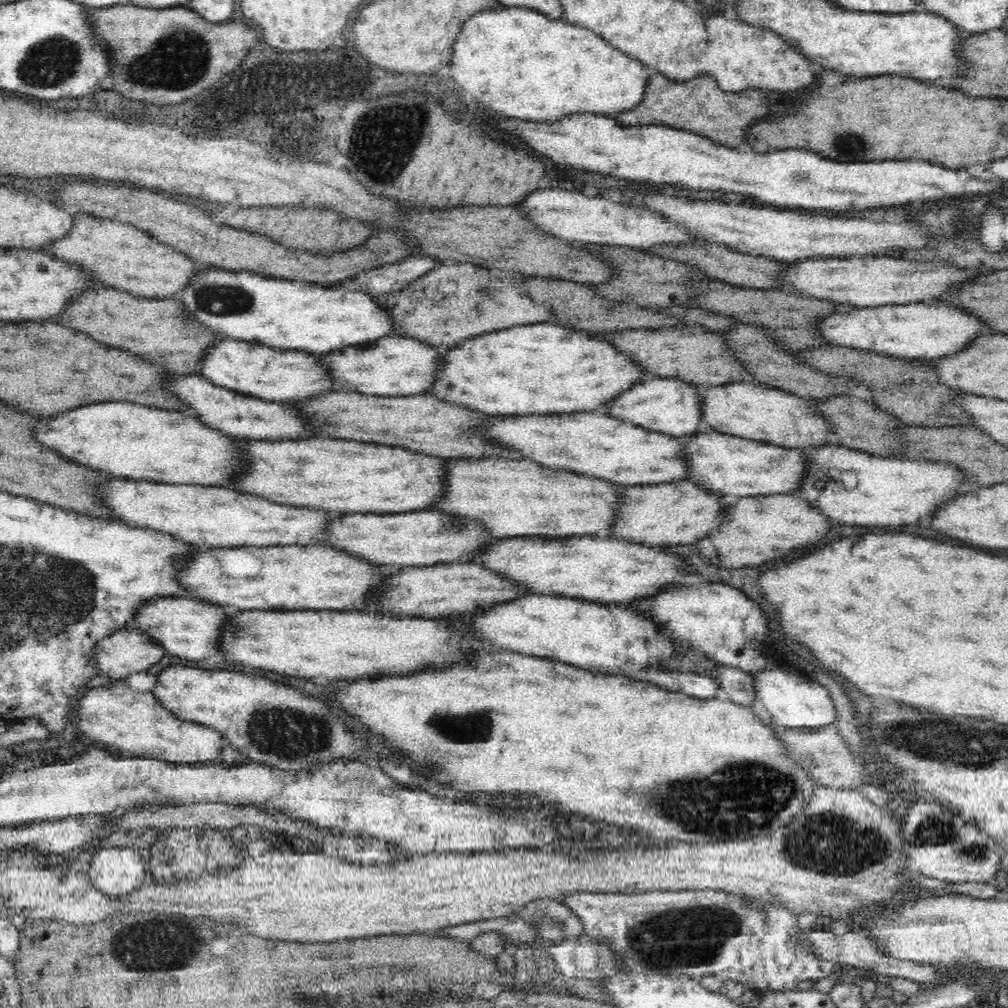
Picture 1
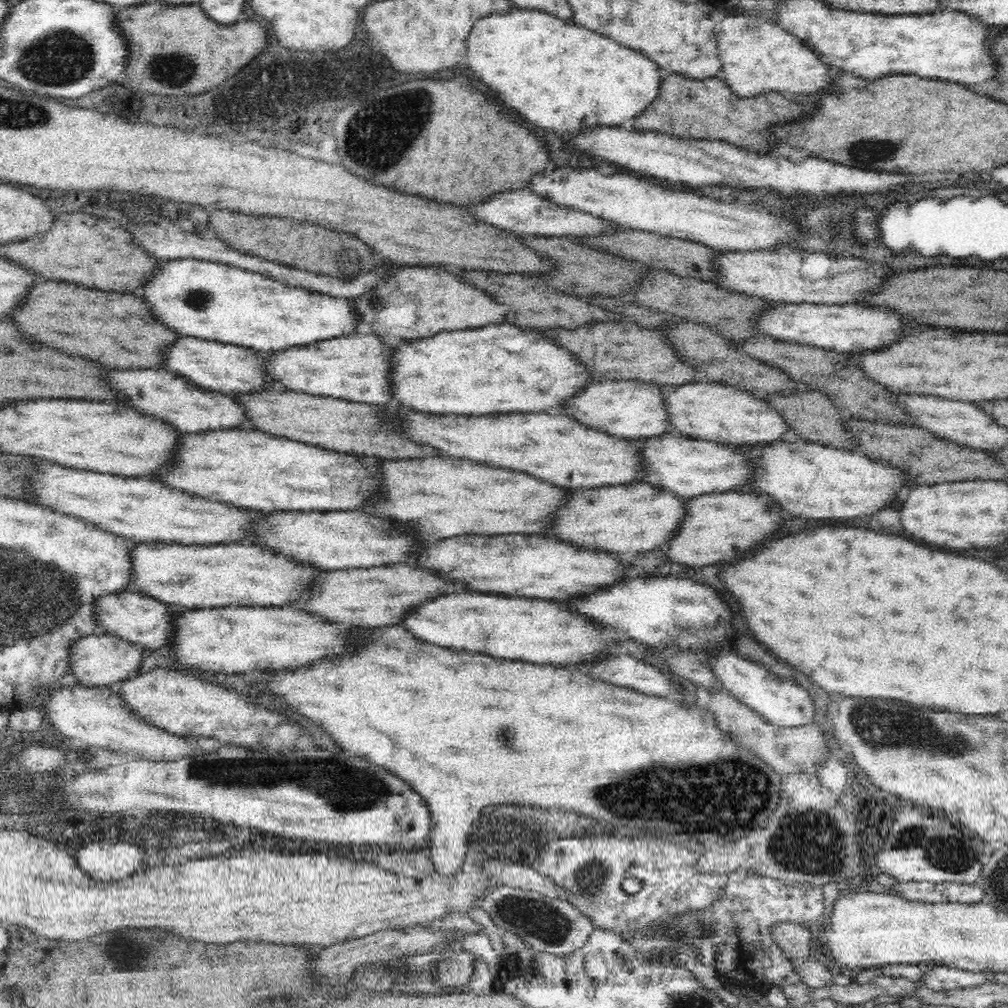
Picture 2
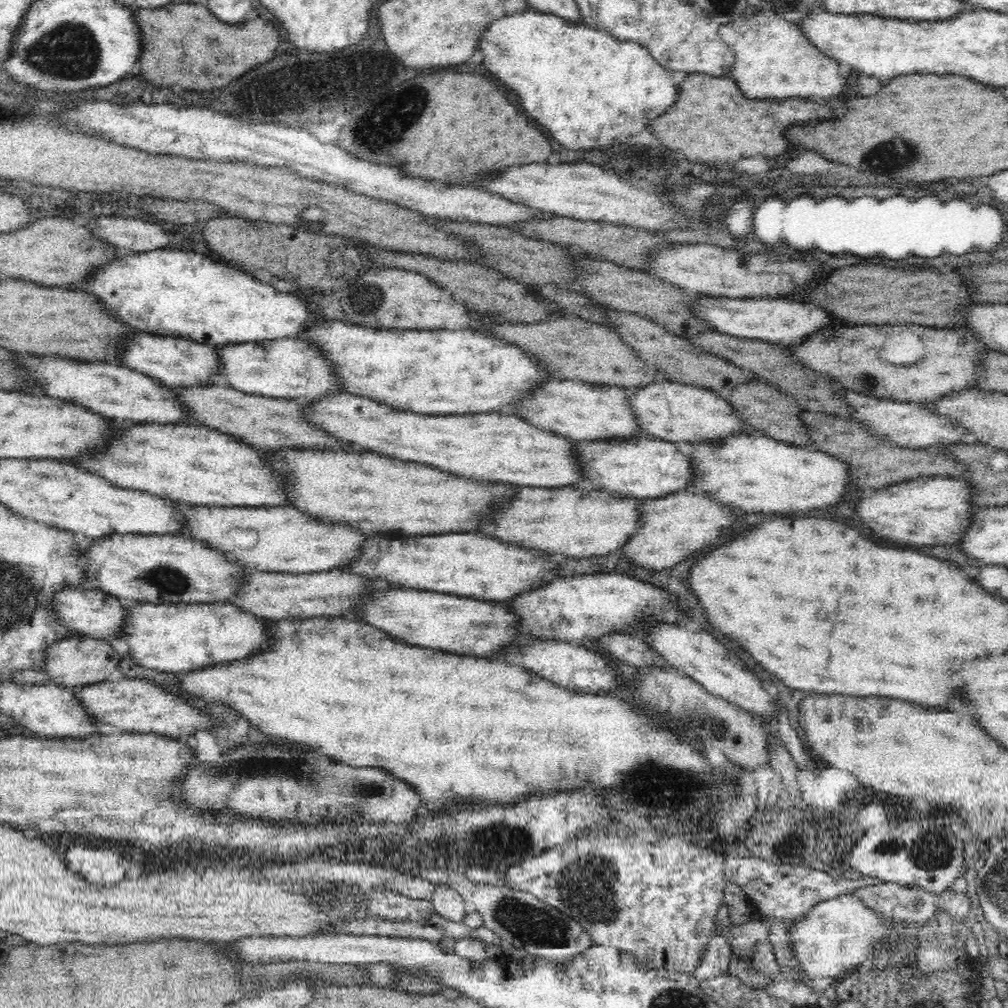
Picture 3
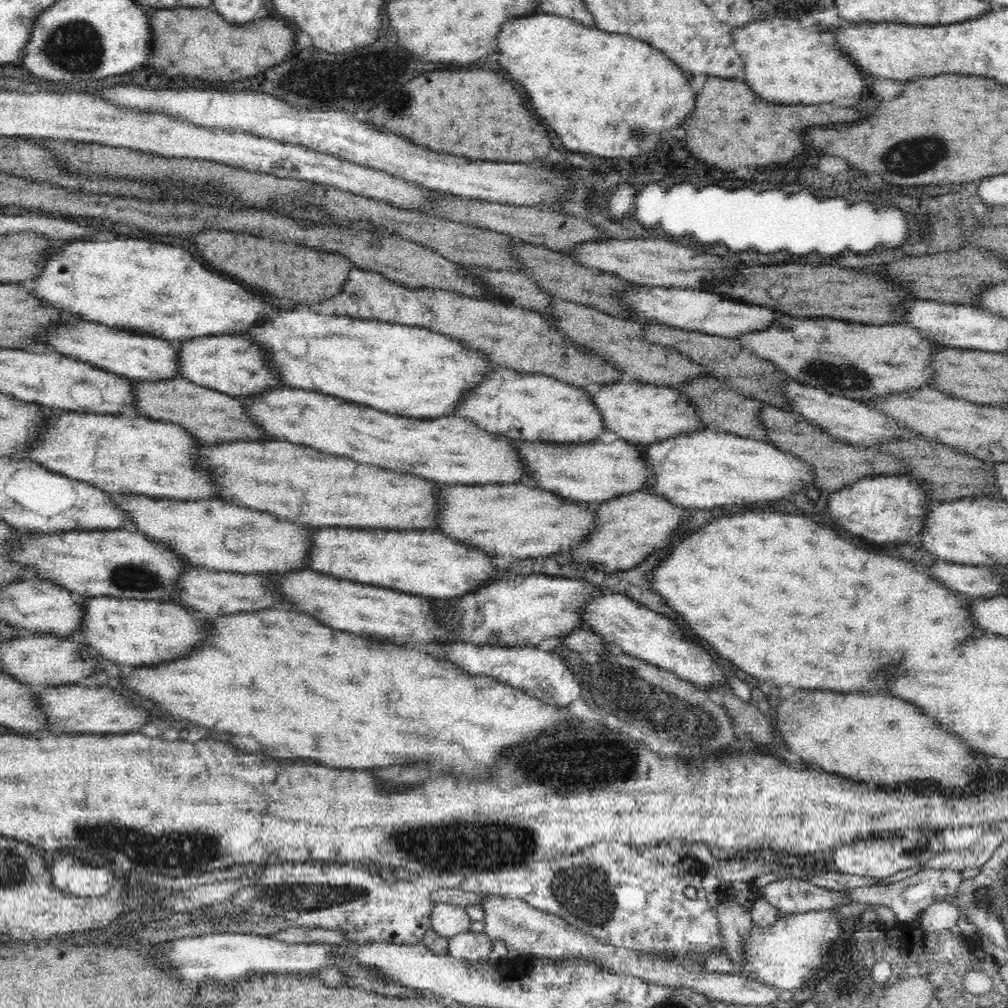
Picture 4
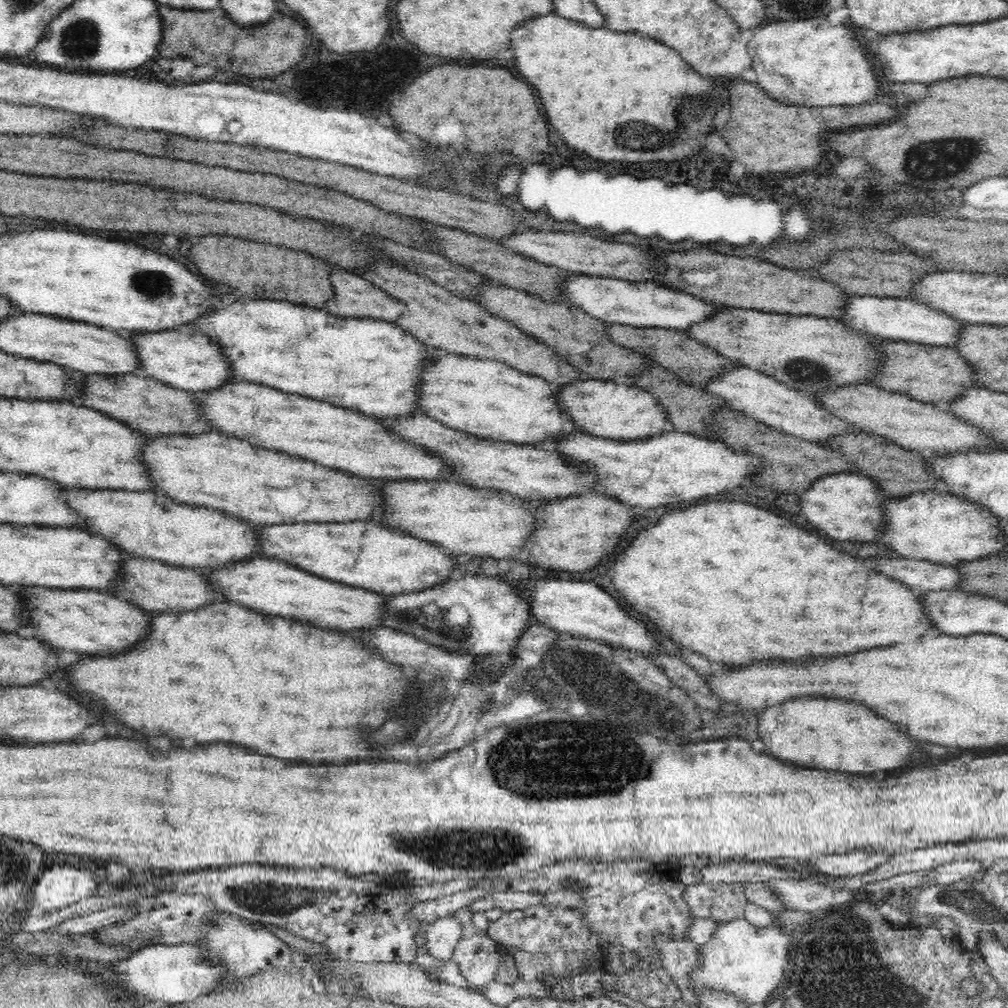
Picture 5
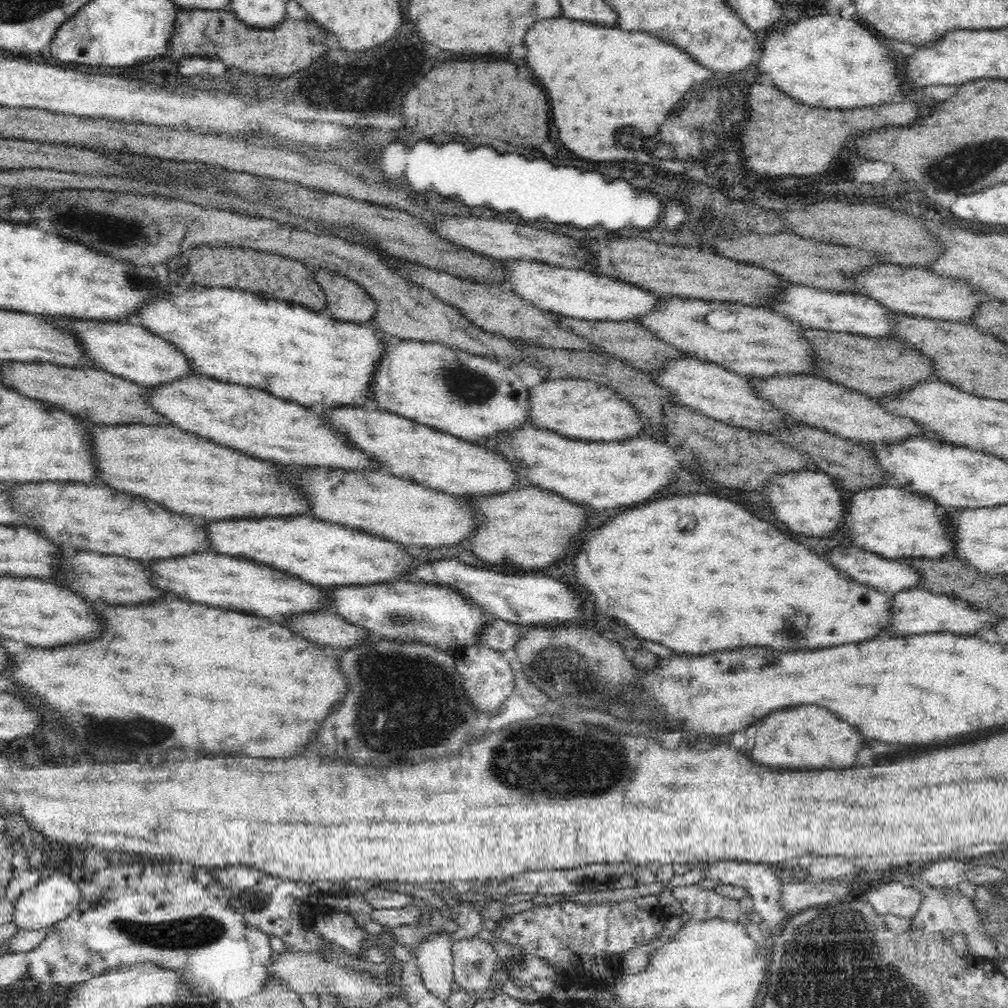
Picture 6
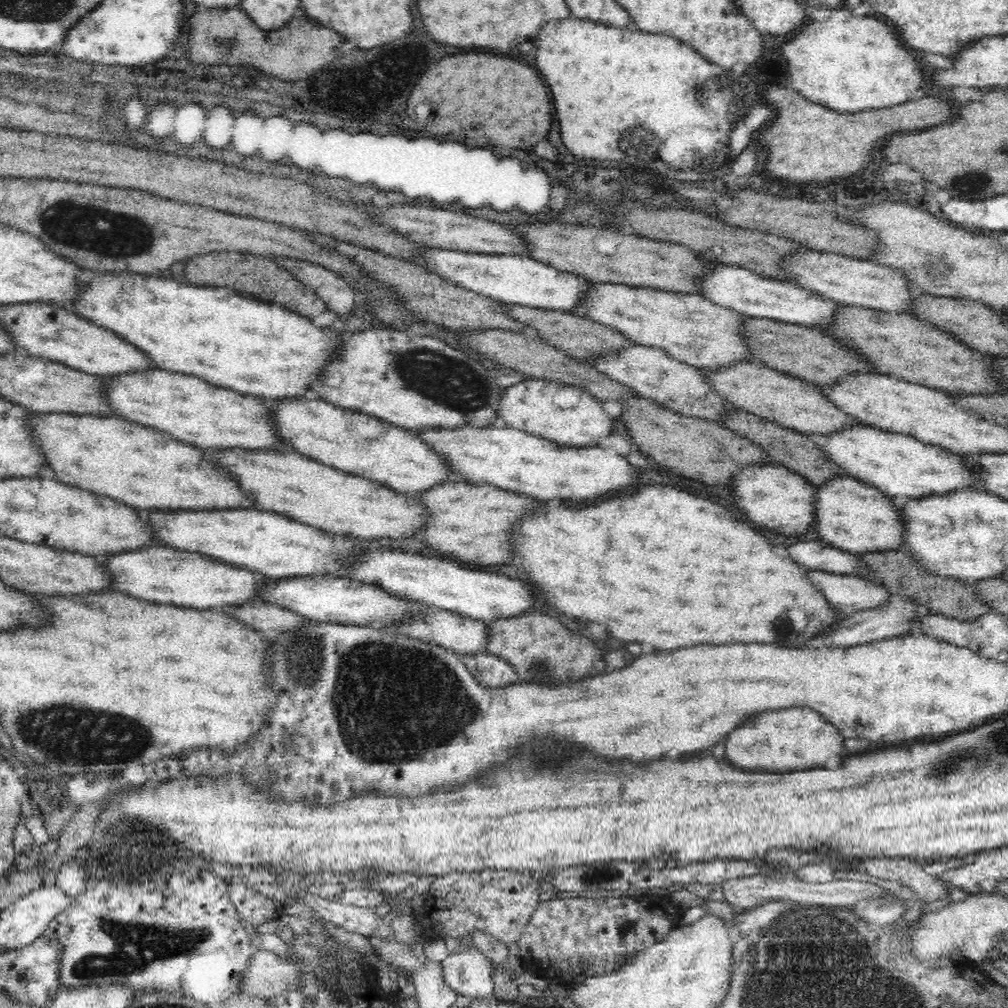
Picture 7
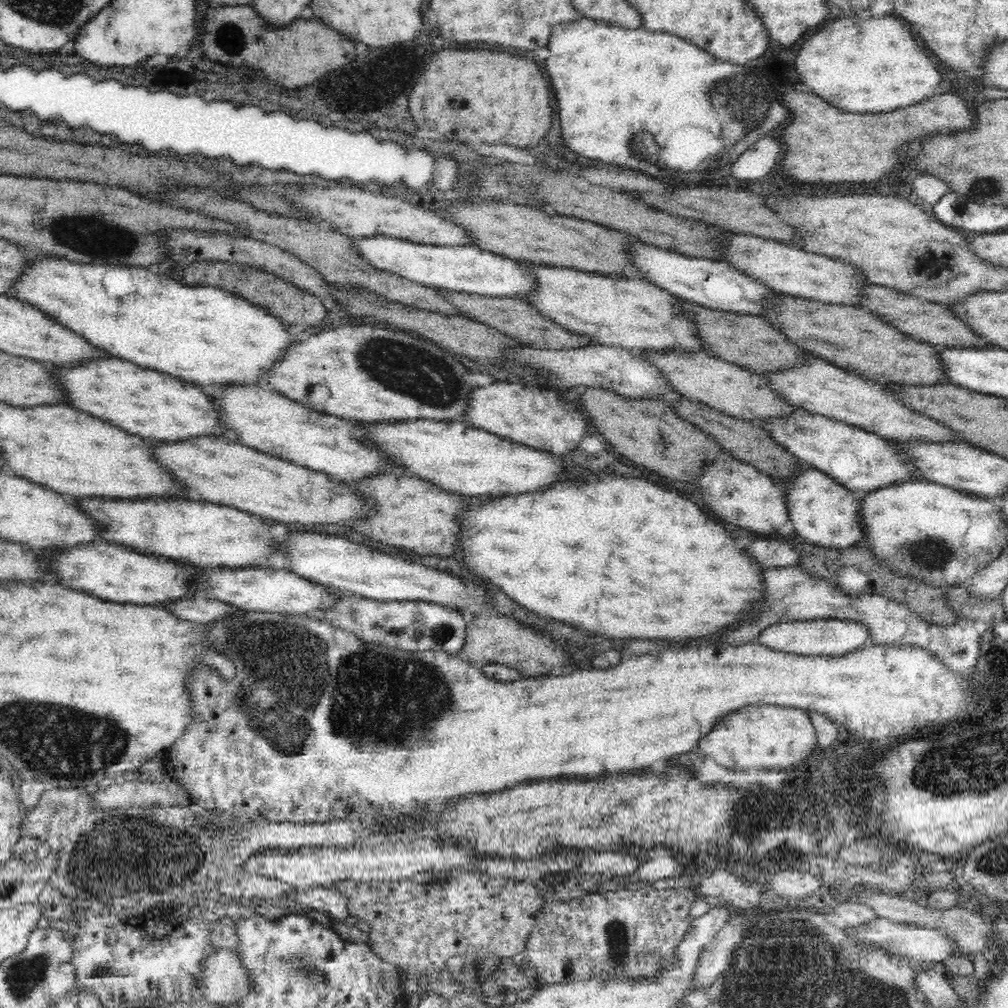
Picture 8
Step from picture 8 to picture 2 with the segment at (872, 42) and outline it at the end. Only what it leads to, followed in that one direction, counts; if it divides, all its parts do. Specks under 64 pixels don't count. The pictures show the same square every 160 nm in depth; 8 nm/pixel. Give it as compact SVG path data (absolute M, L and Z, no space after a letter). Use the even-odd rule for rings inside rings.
M726 16L716 28L718 58L728 88L746 98L760 92L782 92L792 90L810 94L826 88L828 68L796 38L782 32L771 20L760 20L756 16Z

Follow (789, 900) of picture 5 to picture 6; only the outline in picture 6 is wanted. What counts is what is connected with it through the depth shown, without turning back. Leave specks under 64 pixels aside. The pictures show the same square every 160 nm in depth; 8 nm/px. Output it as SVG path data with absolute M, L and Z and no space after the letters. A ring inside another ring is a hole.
M719 861L718 863L711 864L711 868L708 871L708 879L716 879L724 884L728 883L748 888L750 895L753 897L753 911L762 918L760 925L762 925L765 931L769 931L768 928L775 926L784 918L789 919L796 913L790 912L784 907L784 903L782 903L784 891L782 890L784 890L785 884L772 872L769 865L745 861Z

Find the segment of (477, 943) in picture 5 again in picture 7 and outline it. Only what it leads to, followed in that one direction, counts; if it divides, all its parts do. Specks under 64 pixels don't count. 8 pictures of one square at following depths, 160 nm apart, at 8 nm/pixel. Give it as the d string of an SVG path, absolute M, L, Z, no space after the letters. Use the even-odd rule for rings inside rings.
M460 945L456 952L448 953L442 965L446 983L458 994L473 999L493 995L494 978L499 975L501 966L496 966L494 960L476 947Z

